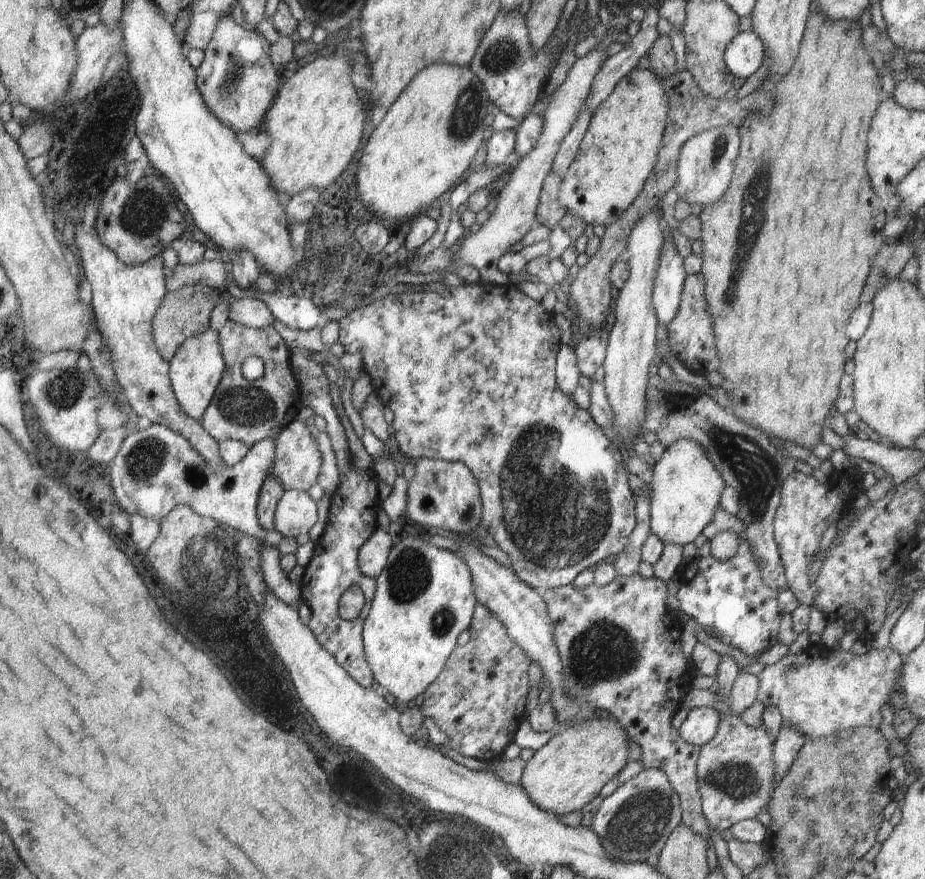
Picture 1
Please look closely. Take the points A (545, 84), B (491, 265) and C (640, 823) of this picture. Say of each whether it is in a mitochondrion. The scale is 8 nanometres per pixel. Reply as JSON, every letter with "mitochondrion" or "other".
{"A":"other","B":"other","C":"mitochondrion"}

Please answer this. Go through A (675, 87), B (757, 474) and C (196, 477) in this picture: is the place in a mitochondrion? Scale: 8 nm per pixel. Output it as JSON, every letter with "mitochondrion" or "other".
{"A":"other","B":"mitochondrion","C":"mitochondrion"}

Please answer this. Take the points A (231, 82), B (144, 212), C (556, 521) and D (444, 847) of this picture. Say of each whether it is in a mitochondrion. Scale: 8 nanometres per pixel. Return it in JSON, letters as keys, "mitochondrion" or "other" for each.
{"A":"mitochondrion","B":"mitochondrion","C":"mitochondrion","D":"mitochondrion"}

